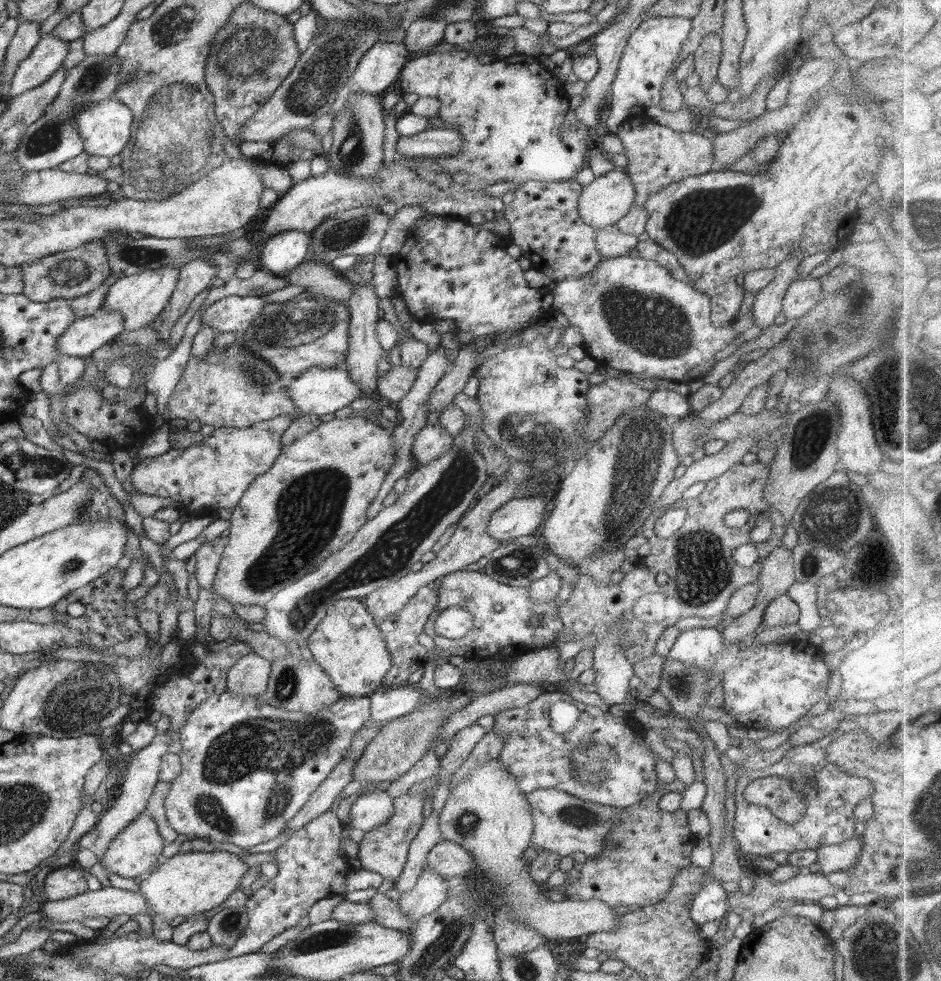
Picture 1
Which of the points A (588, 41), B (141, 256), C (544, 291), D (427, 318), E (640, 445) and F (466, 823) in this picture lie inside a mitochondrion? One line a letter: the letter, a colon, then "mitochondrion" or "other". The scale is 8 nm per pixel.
A: other
B: mitochondrion
C: other
D: other
E: mitochondrion
F: mitochondrion

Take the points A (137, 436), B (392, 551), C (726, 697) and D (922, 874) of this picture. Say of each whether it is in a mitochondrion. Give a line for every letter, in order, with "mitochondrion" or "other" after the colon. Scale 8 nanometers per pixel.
A: other
B: mitochondrion
C: other
D: mitochondrion

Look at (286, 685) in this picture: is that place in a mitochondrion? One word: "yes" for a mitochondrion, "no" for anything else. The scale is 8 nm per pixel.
yes

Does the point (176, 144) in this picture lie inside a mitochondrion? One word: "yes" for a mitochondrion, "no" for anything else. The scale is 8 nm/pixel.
yes

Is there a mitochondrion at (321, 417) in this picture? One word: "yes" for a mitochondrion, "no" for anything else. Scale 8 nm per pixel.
no

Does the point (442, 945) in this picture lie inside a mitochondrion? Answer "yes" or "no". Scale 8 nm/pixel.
yes

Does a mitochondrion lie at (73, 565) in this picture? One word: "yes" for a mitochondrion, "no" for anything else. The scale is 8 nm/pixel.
yes

